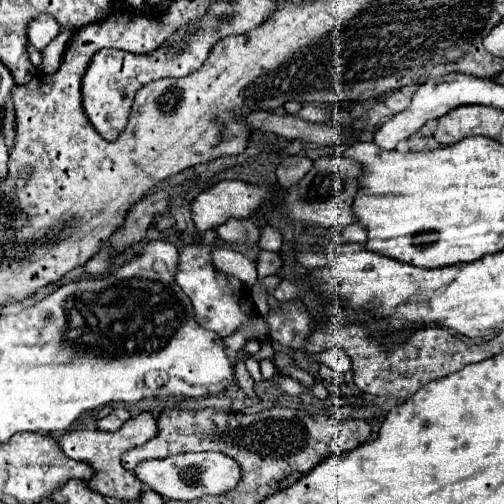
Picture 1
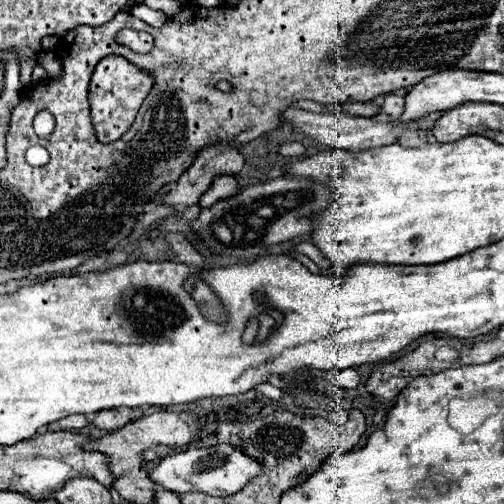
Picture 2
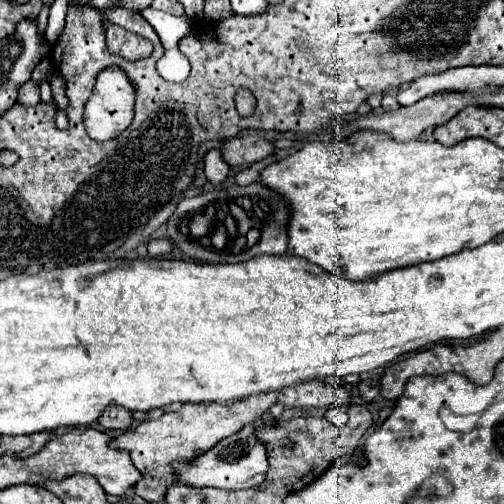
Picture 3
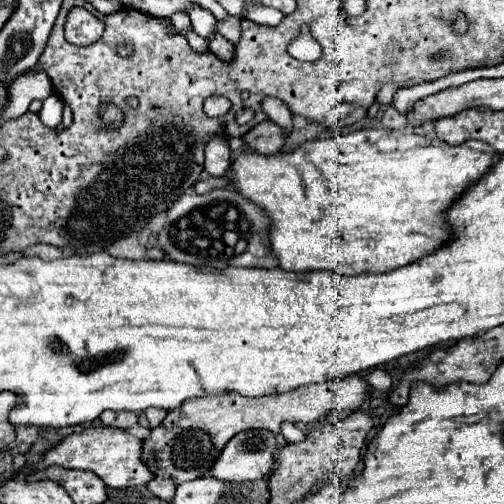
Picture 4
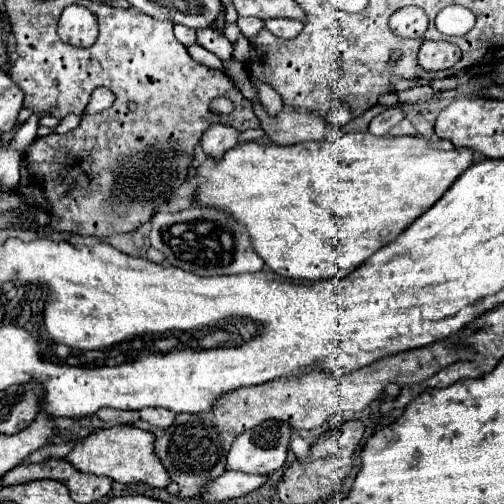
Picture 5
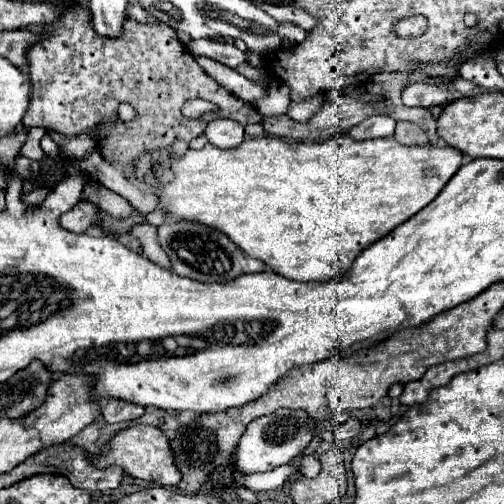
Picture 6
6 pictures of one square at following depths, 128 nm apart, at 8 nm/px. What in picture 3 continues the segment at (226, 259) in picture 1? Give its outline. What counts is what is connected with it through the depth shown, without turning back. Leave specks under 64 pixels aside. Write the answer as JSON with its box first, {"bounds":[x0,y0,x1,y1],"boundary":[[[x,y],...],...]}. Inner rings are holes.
{"bounds":[204,148,230,186],"boundary":[[[214,148],[214,150],[210,150],[210,152],[206,154],[204,162],[206,162],[204,172],[206,172],[206,178],[208,178],[208,182],[210,182],[210,184],[220,186],[222,182],[226,182],[230,168],[228,168],[228,164],[222,160],[222,156],[220,156],[220,152],[218,152],[216,148]]]}

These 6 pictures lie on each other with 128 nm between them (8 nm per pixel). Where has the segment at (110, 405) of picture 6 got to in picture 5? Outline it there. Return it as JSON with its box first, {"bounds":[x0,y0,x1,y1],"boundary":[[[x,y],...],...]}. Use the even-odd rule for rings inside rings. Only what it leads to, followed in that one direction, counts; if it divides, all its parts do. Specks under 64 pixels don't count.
{"bounds":[96,408,140,424],"boundary":[[[102,408],[100,412],[96,412],[96,416],[106,422],[106,424],[134,424],[140,414],[138,412],[124,412],[124,410],[116,410],[116,408]]]}

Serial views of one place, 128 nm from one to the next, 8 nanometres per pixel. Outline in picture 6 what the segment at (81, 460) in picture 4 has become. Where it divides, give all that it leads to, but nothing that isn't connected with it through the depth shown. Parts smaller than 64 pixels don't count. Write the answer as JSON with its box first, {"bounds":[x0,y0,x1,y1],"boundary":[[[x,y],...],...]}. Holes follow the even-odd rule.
{"bounds":[92,424,182,486],"boundary":[[[134,424],[126,430],[120,430],[114,434],[108,442],[108,448],[102,450],[100,454],[92,456],[92,464],[96,468],[108,468],[108,466],[118,466],[124,470],[124,474],[130,474],[140,480],[148,480],[160,486],[176,486],[182,478],[182,474],[176,470],[174,464],[174,454],[168,446],[168,438],[162,434],[162,430],[154,426],[142,426]]]}

